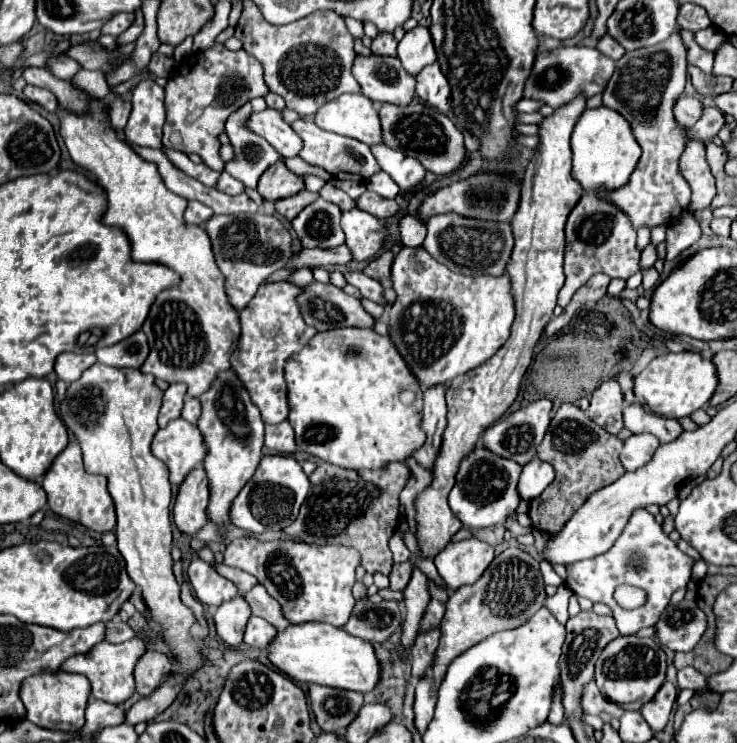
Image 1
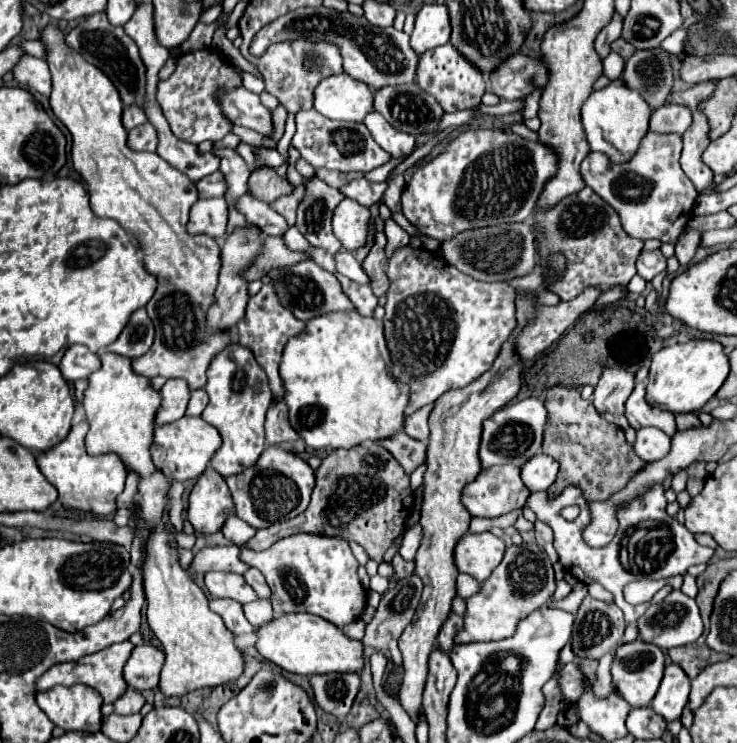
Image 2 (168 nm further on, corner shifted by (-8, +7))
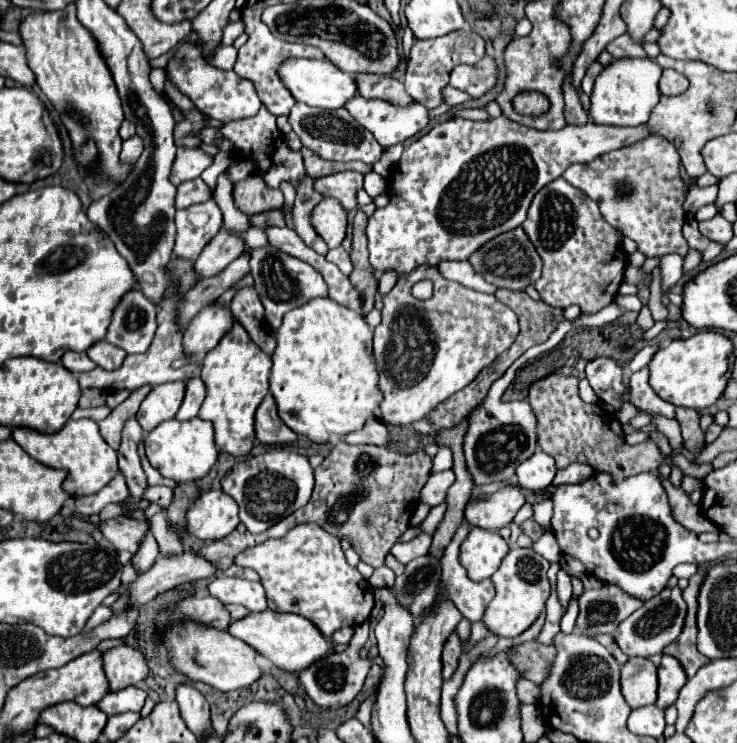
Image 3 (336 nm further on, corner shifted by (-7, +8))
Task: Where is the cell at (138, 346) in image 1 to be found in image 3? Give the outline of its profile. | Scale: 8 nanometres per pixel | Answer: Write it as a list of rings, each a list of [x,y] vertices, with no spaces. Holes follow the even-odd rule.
[[[141,290],[127,292],[113,312],[107,330],[107,342],[123,348],[127,354],[143,354],[155,336],[157,306]]]

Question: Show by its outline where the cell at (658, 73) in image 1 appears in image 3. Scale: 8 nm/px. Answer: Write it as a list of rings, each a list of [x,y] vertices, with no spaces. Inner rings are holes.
[[[654,134],[629,148],[619,148],[599,156],[597,160],[571,164],[563,178],[593,198],[599,204],[603,218],[619,228],[623,236],[635,240],[637,248],[647,258],[671,252],[685,256],[689,246],[681,230],[685,224],[683,202],[689,186],[683,182],[679,166],[681,160],[677,148],[663,136]]]

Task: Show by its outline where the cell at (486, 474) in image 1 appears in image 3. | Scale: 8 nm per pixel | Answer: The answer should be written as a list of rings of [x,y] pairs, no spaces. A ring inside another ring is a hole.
[[[511,484],[505,490],[497,490],[495,494],[481,494],[471,498],[465,508],[465,520],[471,526],[479,526],[483,530],[499,530],[513,520],[525,502],[527,500],[521,488]]]

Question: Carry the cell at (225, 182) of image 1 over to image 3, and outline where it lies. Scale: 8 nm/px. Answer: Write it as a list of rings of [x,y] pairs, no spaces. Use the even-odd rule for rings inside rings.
[[[195,178],[195,180],[189,180],[185,184],[181,184],[177,188],[177,198],[175,198],[175,206],[177,208],[189,208],[193,204],[203,204],[207,202],[209,198],[213,198],[213,192],[211,188],[201,180],[201,178]]]

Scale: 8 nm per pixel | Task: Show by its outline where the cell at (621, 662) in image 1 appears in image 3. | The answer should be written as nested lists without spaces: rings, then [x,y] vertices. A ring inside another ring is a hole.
[[[629,658],[621,666],[621,692],[631,708],[655,704],[657,666],[649,658]]]

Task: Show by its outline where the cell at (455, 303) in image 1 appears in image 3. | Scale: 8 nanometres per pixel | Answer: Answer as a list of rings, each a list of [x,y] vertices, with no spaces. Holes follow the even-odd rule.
[[[417,266],[399,276],[393,290],[383,296],[381,316],[373,338],[373,358],[385,392],[381,416],[397,426],[421,420],[439,402],[471,384],[483,368],[513,344],[519,332],[511,308],[491,294],[443,278],[437,266]],[[423,278],[429,278],[435,286],[429,300],[417,300],[411,294],[413,284]]]

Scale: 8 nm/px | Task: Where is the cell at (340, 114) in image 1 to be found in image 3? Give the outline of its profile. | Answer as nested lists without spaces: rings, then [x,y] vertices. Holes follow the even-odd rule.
[[[287,60],[279,68],[279,72],[281,72],[281,80],[285,80],[285,86],[295,96],[297,102],[303,102],[321,110],[343,108],[349,100],[353,100],[353,96],[359,94],[355,76],[341,72],[329,60]]]

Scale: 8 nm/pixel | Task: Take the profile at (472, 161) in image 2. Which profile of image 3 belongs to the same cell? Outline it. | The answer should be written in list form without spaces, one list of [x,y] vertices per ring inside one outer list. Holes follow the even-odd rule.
[[[505,116],[491,118],[487,122],[453,118],[437,124],[429,134],[403,150],[403,156],[391,174],[391,204],[387,208],[377,208],[369,218],[369,262],[377,272],[395,268],[403,274],[421,264],[437,266],[441,260],[467,260],[467,256],[485,244],[485,240],[521,226],[527,218],[533,196],[549,182],[557,180],[573,162],[589,162],[601,154],[631,146],[649,136],[653,136],[653,130],[647,124],[635,128],[613,128],[589,122],[585,126],[565,126],[561,130],[547,132],[527,128]]]

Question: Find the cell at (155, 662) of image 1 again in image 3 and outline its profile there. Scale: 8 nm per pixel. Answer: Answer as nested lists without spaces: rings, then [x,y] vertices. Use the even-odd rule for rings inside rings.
[[[117,646],[103,654],[103,668],[111,690],[123,690],[149,676],[149,666],[141,650],[131,646]]]

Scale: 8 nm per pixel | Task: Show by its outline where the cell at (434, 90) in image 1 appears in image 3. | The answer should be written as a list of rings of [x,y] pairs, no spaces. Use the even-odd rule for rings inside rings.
[[[457,30],[433,40],[415,40],[407,62],[405,90],[427,110],[435,110],[443,104],[443,90],[449,86],[449,74],[459,64],[477,64],[485,56],[485,42],[473,30]]]

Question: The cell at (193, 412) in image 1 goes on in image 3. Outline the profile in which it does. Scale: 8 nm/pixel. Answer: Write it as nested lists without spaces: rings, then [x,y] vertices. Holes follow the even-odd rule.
[[[195,376],[193,380],[187,380],[187,394],[185,394],[185,400],[177,412],[177,420],[189,420],[189,418],[195,418],[201,404],[205,400],[205,386],[203,386],[203,380],[199,376]]]

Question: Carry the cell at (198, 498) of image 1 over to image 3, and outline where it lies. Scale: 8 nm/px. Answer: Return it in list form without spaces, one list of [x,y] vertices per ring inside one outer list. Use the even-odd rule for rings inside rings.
[[[223,490],[201,494],[187,510],[189,534],[201,540],[221,540],[239,524],[237,502]]]

